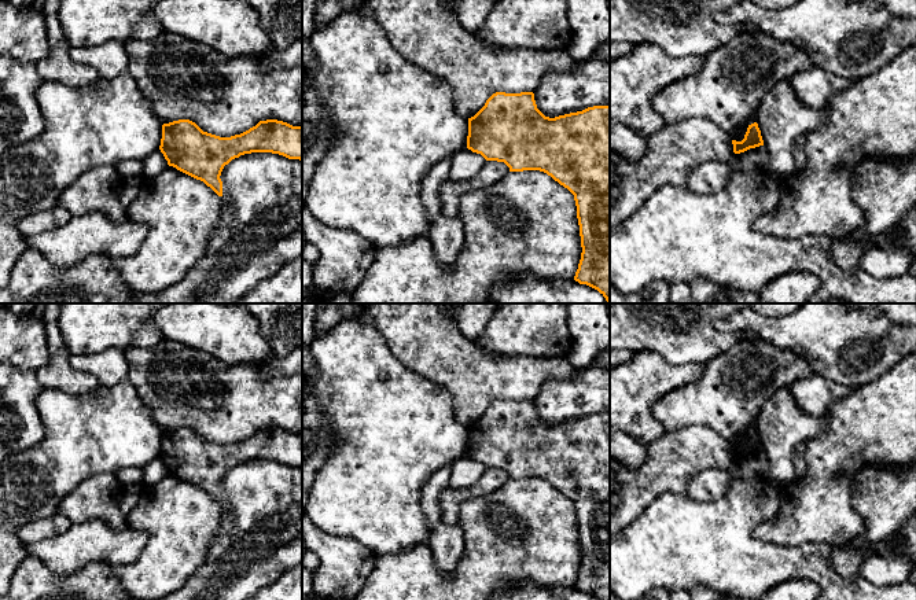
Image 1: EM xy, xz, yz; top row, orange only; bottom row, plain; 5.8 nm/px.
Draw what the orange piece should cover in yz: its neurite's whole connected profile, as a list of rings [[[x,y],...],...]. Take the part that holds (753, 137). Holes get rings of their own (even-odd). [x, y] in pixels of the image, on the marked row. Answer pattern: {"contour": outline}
{"contour": [[[754,122],[748,125],[744,139],[742,141],[732,140],[732,144],[733,144],[735,154],[740,154],[750,148],[764,146],[764,140],[758,124]]]}

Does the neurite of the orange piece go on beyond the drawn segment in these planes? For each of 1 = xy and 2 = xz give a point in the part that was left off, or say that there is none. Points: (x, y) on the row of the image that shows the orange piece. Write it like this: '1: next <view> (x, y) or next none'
1: next none
2: next none

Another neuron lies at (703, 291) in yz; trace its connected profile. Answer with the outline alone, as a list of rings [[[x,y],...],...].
[[[706,279],[692,280],[689,291],[692,303],[758,303],[759,301],[759,295],[755,292],[718,286]]]

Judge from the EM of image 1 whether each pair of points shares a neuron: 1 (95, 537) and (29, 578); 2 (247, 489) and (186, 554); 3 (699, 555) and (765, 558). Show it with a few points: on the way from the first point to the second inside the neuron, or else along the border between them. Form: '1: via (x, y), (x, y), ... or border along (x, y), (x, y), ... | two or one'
1: border along (28, 552), (54, 571), (65, 574), (78, 571) | two
2: border along (220, 504), (220, 526), (208, 549) | two
3: via (716, 555), (749, 558) | one

